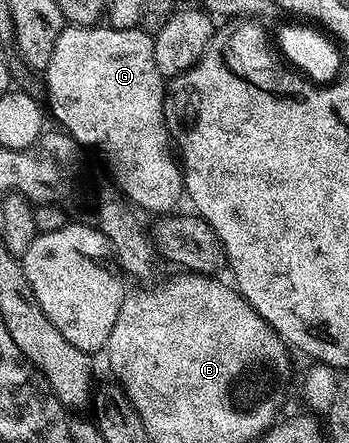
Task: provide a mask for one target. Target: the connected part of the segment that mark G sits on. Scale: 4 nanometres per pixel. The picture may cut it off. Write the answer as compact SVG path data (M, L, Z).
M94 24L91 26L66 25L65 30L59 32L59 40L55 40L55 52L51 52L51 60L45 66L43 77L45 77L45 90L49 93L49 102L53 105L53 114L61 121L60 129L68 134L70 138L75 139L78 146L82 148L90 146L91 149L98 150L109 161L109 166L113 169L113 174L111 173L112 181L134 207L142 206L143 209L150 210L150 215L164 216L176 211L178 209L177 201L183 198L183 171L174 151L171 149L169 129L165 126L165 88L167 82L155 64L153 40L154 35L146 34L140 28L117 30L108 24Z

